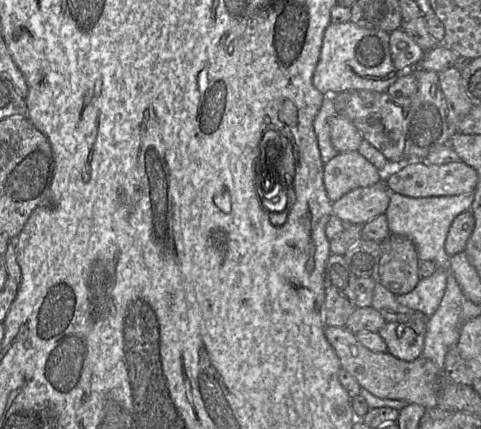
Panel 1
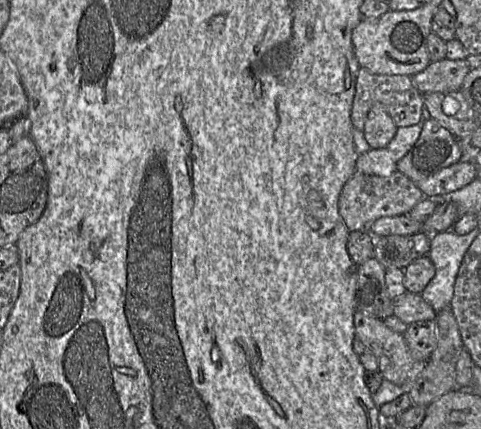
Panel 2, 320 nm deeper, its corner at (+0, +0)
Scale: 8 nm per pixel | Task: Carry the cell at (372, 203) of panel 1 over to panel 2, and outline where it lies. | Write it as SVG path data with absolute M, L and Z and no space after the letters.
M398 170L387 177L354 173L342 188L339 197L339 214L349 231L367 231L369 225L379 218L407 215L423 198L424 194L417 184Z

